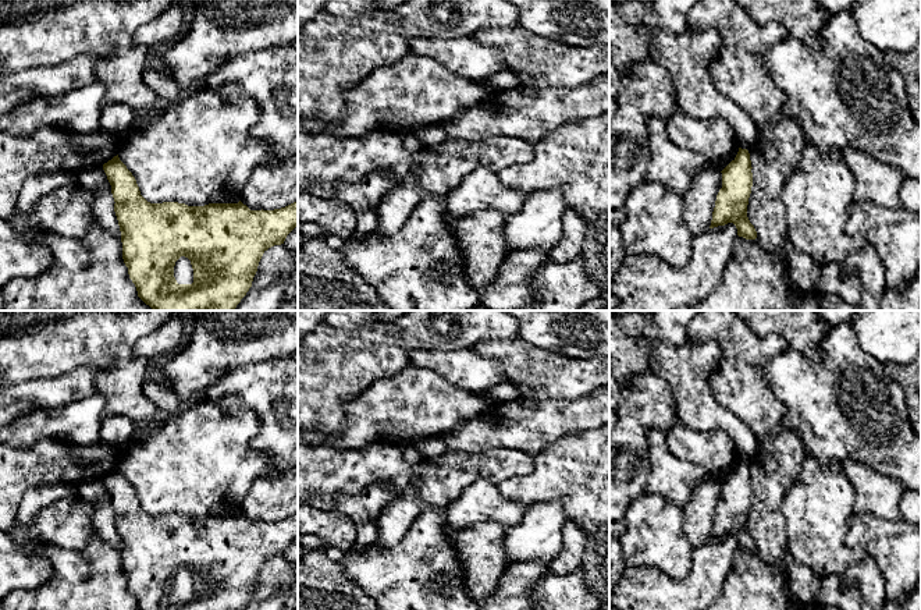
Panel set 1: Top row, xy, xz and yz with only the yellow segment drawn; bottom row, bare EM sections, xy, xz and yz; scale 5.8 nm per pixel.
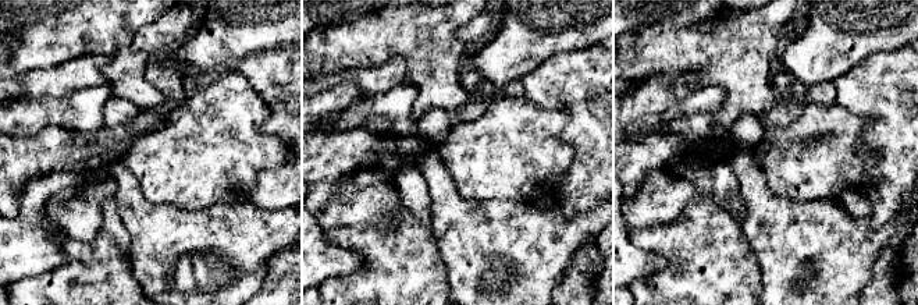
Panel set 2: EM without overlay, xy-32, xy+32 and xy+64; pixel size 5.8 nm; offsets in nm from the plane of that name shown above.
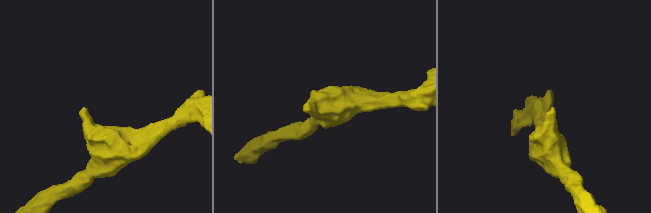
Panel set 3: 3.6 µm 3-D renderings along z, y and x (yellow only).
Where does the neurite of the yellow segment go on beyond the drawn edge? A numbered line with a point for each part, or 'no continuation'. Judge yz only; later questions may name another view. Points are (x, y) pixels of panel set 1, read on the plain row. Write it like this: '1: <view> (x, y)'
no continuation

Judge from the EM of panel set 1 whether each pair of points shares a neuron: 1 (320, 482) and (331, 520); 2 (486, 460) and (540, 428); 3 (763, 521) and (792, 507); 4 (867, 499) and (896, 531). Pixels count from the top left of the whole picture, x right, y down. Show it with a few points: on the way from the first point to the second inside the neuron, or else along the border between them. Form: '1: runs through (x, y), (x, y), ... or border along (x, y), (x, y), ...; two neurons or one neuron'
1: border along (312, 504), (326, 510), (334, 509); two neurons
2: border along (472, 451), (521, 450), (532, 457); two neurons
3: border along (792, 482), (781, 503), (788, 545); two neurons
4: border along (854, 511), (873, 513), (889, 520), (900, 518); two neurons

